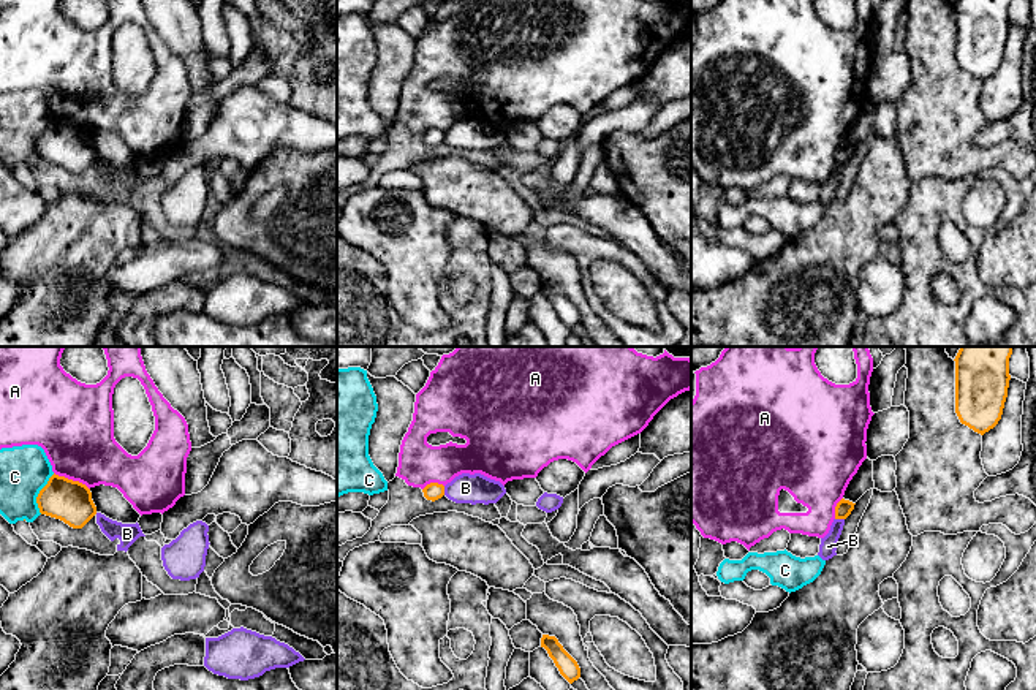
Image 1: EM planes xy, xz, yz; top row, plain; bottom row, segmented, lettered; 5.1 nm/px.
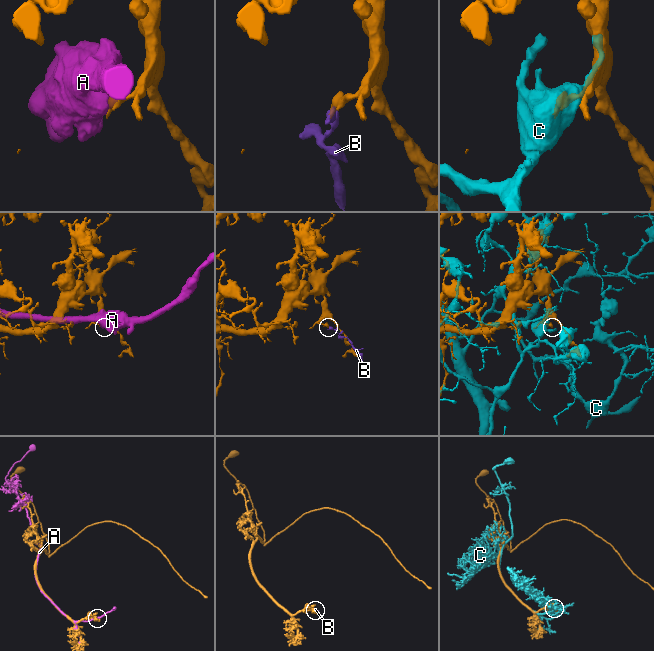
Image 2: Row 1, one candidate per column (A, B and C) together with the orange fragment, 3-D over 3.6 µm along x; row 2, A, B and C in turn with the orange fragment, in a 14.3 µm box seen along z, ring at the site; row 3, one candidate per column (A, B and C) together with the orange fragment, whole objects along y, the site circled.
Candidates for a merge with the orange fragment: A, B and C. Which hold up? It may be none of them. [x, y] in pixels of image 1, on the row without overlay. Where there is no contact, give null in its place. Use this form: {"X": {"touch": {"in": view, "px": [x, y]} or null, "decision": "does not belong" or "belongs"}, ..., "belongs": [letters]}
{"A": {"touch": {"in": "xy", "px": [71, 125]}, "decision": "does not belong"}, "B": {"touch": {"in": "xz", "px": [443, 136]}, "decision": "does not belong"}, "C": {"touch": {"in": "xy", "px": [38, 140]}, "decision": "does not belong"}, "belongs": []}

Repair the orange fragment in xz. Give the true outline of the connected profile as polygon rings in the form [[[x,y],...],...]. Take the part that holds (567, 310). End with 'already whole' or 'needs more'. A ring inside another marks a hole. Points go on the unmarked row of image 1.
[[[543,280],[541,293],[544,293],[549,302],[554,305],[560,320],[573,329],[580,323],[580,313],[577,307],[563,294],[555,282]]]; already whole

